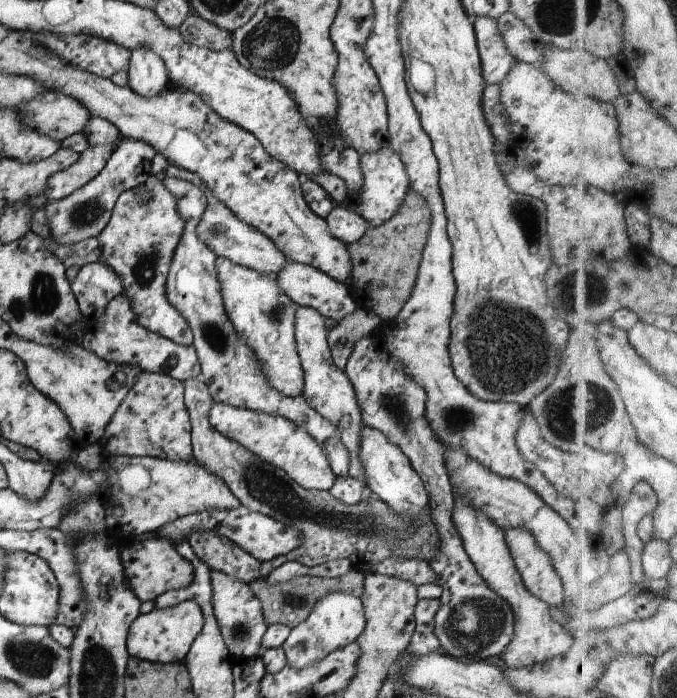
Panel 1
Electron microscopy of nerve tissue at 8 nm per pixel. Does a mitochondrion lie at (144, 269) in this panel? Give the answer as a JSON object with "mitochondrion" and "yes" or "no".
{"mitochondrion":"yes"}

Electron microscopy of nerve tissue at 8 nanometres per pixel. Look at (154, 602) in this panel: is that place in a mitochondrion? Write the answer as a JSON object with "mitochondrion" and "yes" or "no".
{"mitochondrion":"no"}

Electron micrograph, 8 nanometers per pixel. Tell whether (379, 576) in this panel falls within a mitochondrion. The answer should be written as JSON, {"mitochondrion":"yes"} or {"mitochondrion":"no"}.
{"mitochondrion":"no"}

